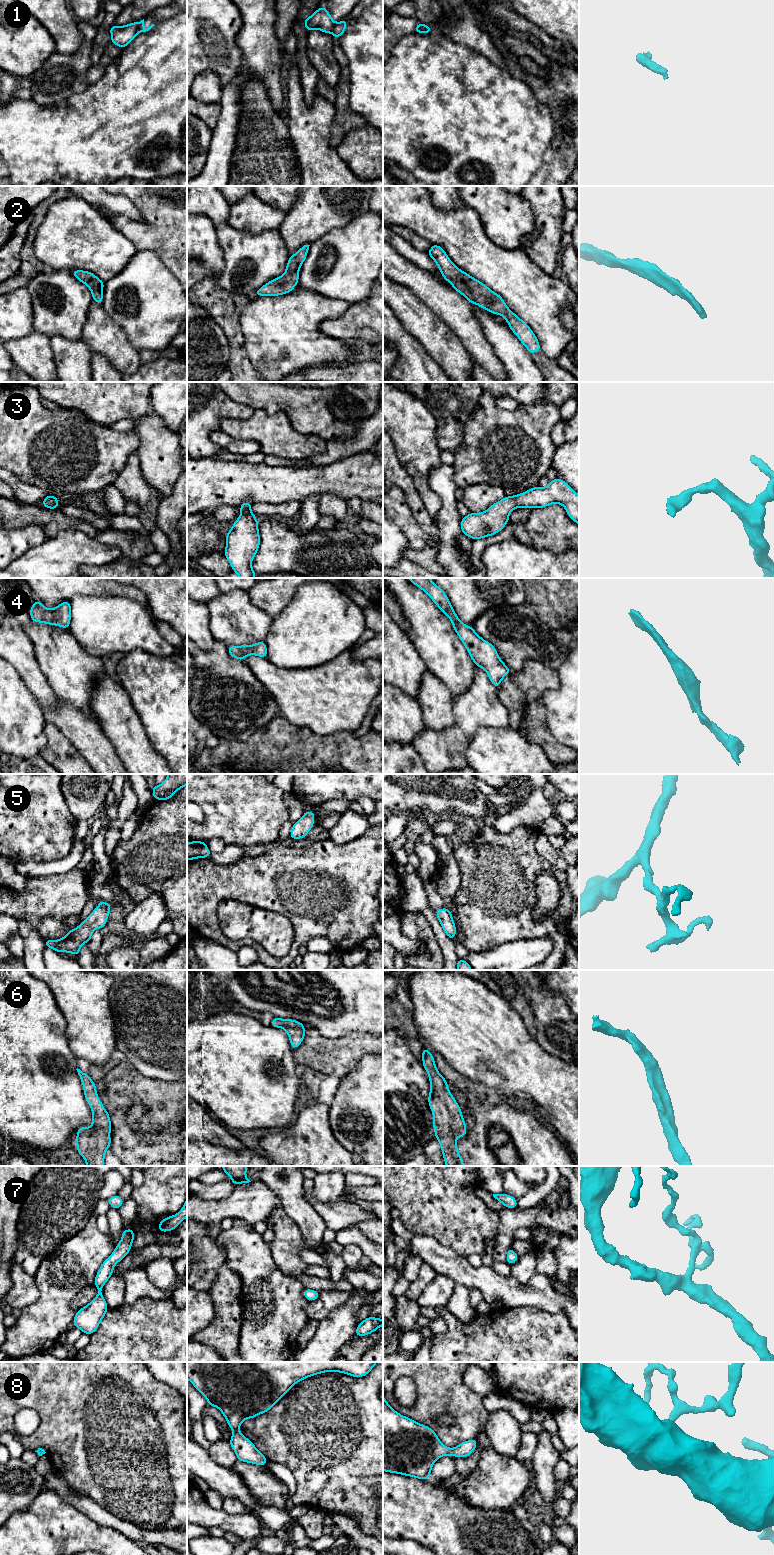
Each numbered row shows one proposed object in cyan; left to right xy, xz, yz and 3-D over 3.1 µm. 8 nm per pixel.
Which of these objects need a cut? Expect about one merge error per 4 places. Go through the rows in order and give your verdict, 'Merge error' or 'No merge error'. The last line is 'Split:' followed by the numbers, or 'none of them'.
1: Merge error
2: No merge error
3: No merge error
4: No merge error
5: No merge error
6: No merge error
7: No merge error
8: No merge error
Split: 1

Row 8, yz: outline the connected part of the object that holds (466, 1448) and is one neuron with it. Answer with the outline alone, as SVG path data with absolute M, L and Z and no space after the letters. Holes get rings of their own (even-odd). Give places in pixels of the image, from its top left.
M383 1394L383 1471L427 1480L430 1479L433 1464L440 1457L468 1457L476 1446L477 1440L473 1438L452 1449L446 1447L430 1427L396 1412Z

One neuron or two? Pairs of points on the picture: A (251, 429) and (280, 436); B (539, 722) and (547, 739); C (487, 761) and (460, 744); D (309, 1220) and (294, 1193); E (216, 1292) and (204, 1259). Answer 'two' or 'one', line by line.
A: one
B: one
C: two
D: one
E: two

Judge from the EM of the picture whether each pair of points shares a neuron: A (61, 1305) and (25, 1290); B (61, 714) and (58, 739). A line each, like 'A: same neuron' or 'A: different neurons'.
A: different neurons
B: different neurons

